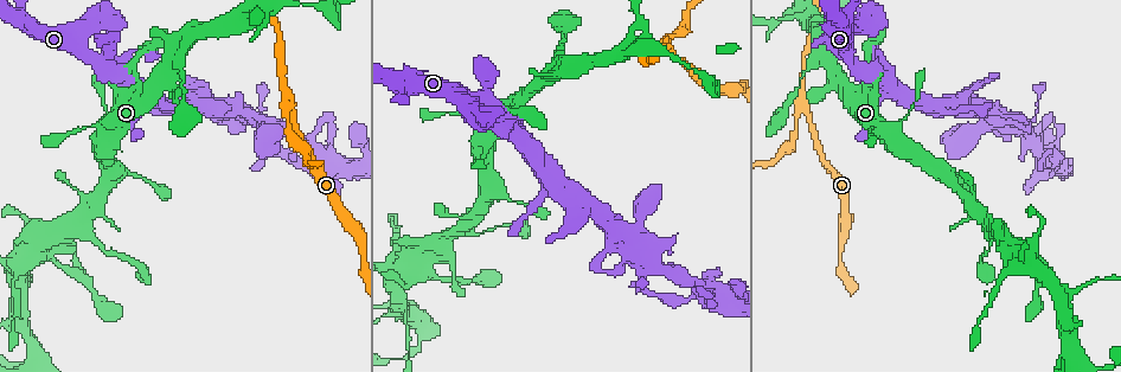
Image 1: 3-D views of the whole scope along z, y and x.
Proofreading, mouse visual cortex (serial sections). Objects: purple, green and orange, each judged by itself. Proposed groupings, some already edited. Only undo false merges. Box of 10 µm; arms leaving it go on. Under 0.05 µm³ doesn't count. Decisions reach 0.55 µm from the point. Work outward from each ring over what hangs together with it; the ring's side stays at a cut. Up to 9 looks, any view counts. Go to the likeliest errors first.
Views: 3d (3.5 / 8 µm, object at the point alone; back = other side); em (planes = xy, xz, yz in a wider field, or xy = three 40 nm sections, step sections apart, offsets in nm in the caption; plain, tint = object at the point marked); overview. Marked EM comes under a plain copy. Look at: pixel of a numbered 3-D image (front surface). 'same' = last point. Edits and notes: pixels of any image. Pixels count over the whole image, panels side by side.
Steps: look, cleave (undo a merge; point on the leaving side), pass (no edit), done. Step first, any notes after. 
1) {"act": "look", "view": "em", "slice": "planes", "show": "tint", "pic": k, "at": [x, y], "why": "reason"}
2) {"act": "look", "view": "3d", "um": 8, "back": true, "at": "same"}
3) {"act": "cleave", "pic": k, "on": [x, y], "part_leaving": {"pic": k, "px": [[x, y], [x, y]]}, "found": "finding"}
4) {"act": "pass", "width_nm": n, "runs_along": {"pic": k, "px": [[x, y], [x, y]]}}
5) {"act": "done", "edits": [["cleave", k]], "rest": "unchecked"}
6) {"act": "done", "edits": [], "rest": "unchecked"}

{"act": "look", "view": "3d", "um": 3.5, "pic": 1, "at": [805, 107], "why": "thin neck"}

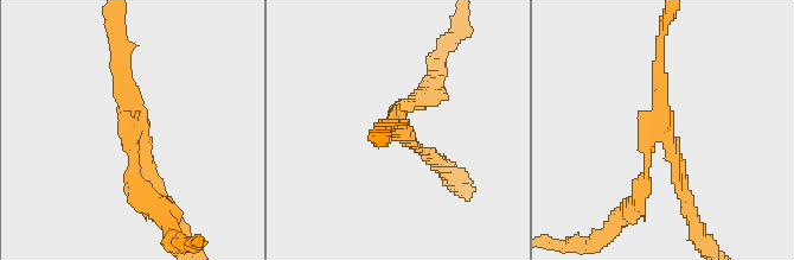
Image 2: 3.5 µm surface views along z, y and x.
{"act": "look", "view": "em", "slice": "xy", "step": 2, "show": "tint", "pic": 2, "at": [662, 131], "arms": 3, "arm_widths_nm": [150, 200, 200], "why": "shape alone is not enough"}

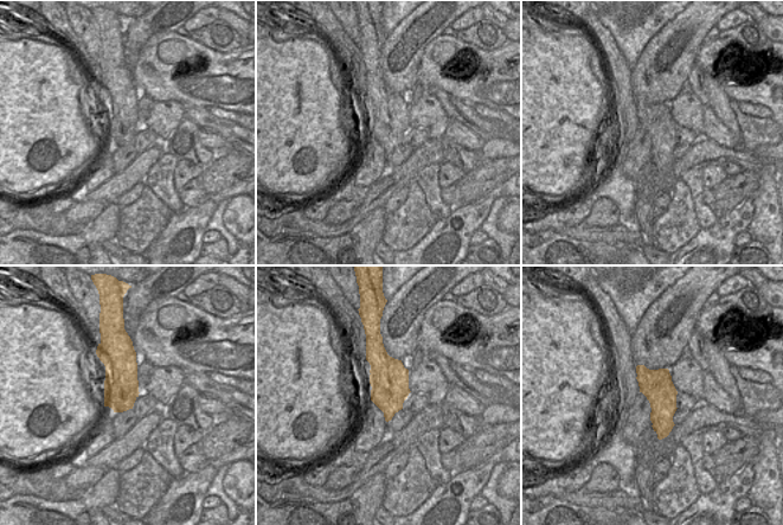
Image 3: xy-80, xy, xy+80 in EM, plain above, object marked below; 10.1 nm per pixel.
{"act": "look", "view": "em", "slice": "xy", "step": 1, "show": "tint", "at": "same"}

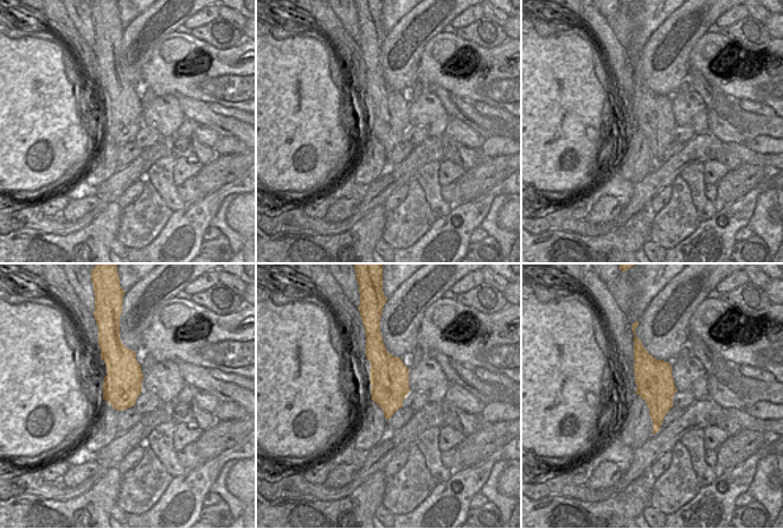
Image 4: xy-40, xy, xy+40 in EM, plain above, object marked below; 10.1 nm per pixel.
{"act": "cleave", "pic": 2, "on": [414, 105], "found": "two cells meet here"}

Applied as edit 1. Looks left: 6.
{"act": "look", "view": "3d", "um": 3.5, "pic": 1, "at": [329, 164], "why": "sharp bend"}

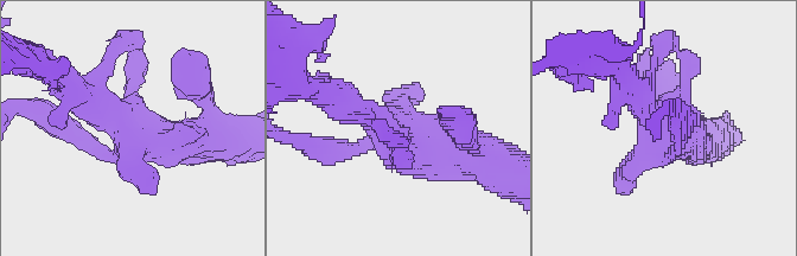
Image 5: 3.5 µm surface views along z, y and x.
{"act": "look", "view": "em", "slice": "xy", "step": 2, "show": "tint", "pic": 5, "at": [130, 135]}

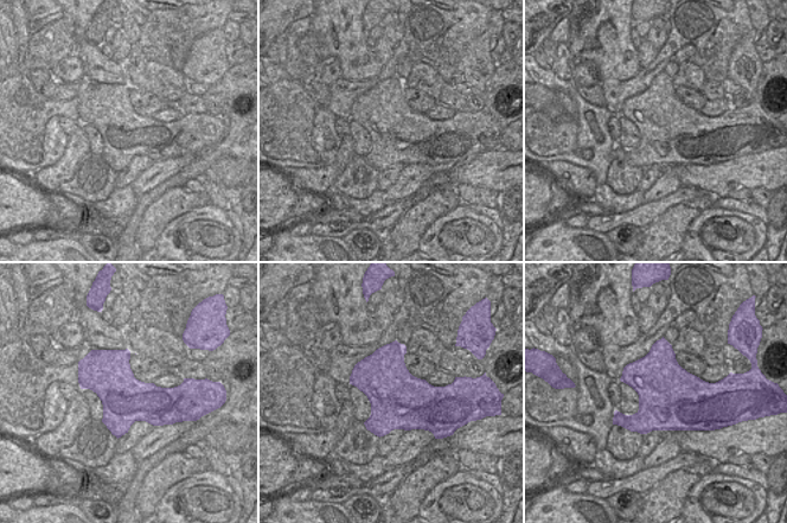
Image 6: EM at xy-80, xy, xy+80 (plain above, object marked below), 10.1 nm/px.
{"act": "pass", "runs_along": {"pic": 5, "px": [[337, 97], [414, 144], [469, 144]]}, "found": "continuous, no second cell"}

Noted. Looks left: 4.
{"act": "look", "view": "3d", "um": 3.5, "pic": 1, "at": [486, 144], "why": "thick turns thin"}

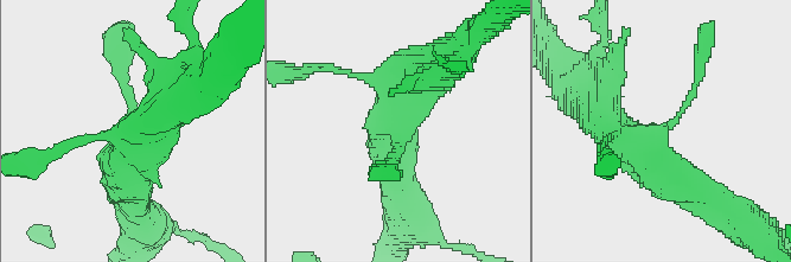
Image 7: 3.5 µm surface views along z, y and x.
{"act": "look", "view": "em", "slice": "xy", "step": 1, "show": "tint", "pic": 7, "at": [396, 130], "why": "now the EM"}

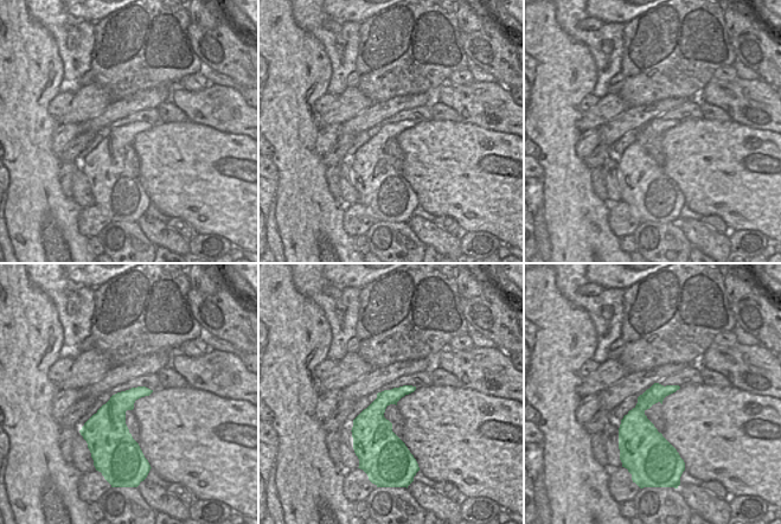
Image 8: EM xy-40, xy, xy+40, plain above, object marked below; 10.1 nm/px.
{"act": "pass", "runs_along": {"pic": 7, "px": [[613, 126], [644, 151], [687, 103], [701, 64]]}, "found": "all the same cell"}

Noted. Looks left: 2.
{"act": "look", "view": "3d", "um": 3.5, "back": true, "pic": 1, "at": [825, 57], "why": "sudden change in width"}

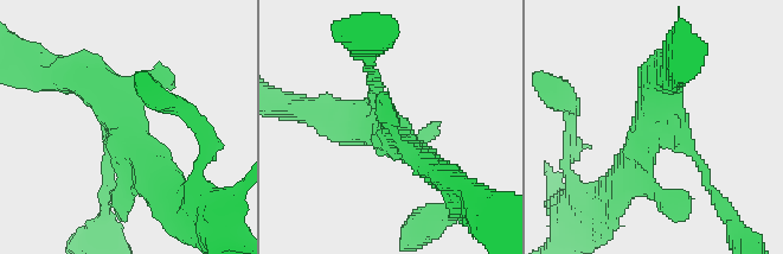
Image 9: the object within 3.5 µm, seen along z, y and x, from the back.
{"act": "look", "view": "em", "slice": "xy", "step": 5, "show": "tint", "pic": 9, "at": [649, 121], "why": "shape alone is not enough"}

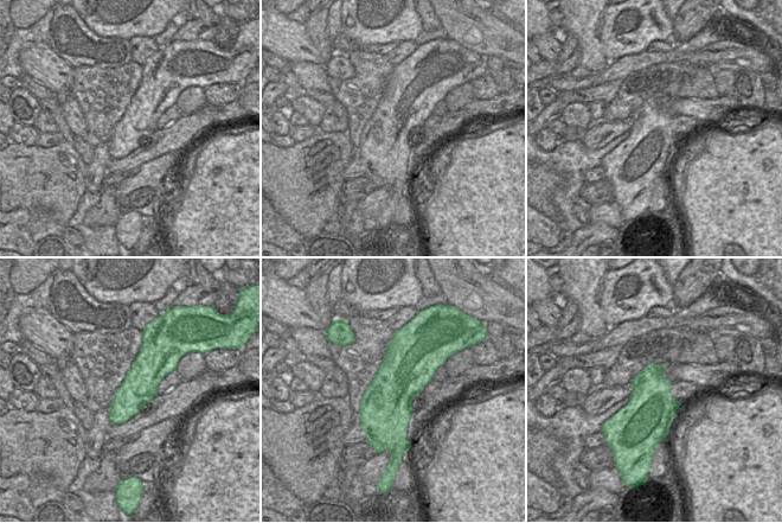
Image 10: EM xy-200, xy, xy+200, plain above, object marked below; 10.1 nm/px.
{"act": "pass", "width_nm": 550, "runs_along": {"pic": 9, "px": [[161, 183], [100, 91], [66, 76]]}, "found": "one cell here"}

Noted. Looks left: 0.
{"act": "done", "edits": [["cleave", 2]], "rest": "unchecked"}

